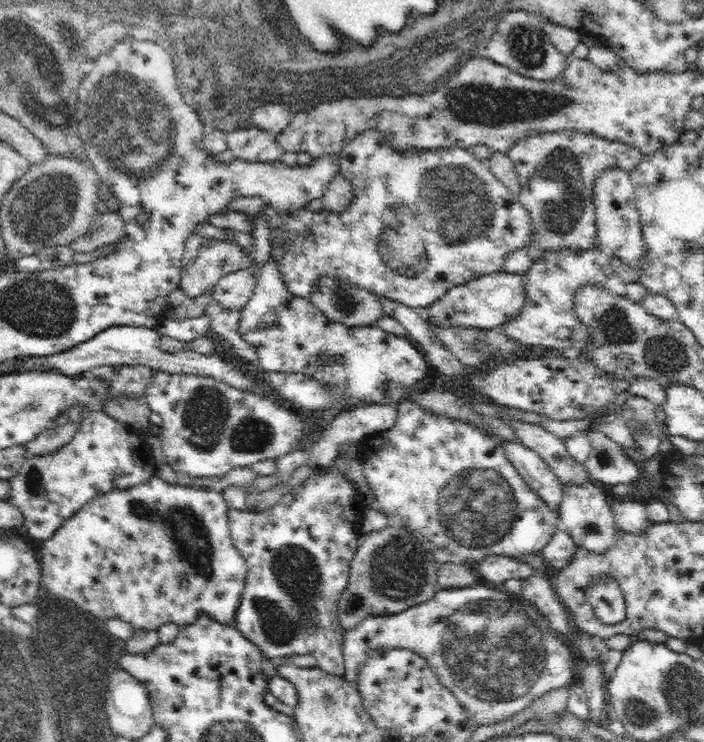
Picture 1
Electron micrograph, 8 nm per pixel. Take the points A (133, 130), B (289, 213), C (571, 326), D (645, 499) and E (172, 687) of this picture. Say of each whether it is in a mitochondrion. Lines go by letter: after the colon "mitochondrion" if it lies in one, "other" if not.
A: mitochondrion
B: other
C: other
D: other
E: other

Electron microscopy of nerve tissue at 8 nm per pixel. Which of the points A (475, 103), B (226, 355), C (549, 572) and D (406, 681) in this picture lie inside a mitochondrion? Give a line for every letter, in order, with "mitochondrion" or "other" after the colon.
A: mitochondrion
B: other
C: other
D: other

